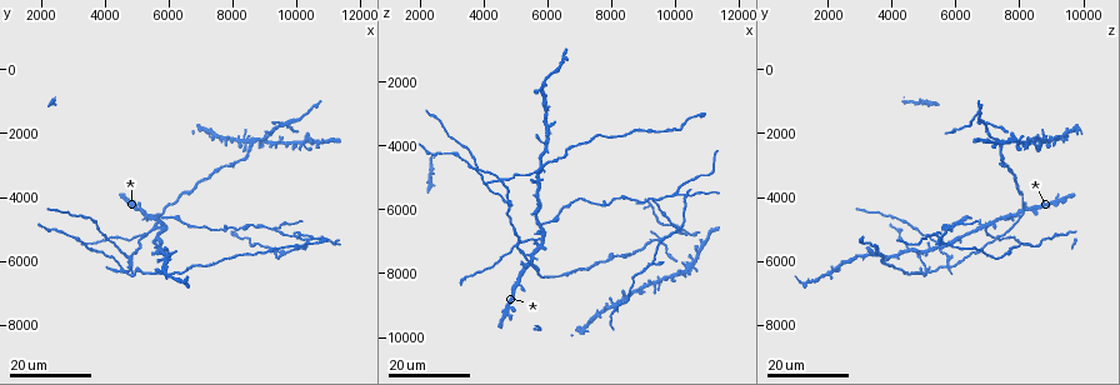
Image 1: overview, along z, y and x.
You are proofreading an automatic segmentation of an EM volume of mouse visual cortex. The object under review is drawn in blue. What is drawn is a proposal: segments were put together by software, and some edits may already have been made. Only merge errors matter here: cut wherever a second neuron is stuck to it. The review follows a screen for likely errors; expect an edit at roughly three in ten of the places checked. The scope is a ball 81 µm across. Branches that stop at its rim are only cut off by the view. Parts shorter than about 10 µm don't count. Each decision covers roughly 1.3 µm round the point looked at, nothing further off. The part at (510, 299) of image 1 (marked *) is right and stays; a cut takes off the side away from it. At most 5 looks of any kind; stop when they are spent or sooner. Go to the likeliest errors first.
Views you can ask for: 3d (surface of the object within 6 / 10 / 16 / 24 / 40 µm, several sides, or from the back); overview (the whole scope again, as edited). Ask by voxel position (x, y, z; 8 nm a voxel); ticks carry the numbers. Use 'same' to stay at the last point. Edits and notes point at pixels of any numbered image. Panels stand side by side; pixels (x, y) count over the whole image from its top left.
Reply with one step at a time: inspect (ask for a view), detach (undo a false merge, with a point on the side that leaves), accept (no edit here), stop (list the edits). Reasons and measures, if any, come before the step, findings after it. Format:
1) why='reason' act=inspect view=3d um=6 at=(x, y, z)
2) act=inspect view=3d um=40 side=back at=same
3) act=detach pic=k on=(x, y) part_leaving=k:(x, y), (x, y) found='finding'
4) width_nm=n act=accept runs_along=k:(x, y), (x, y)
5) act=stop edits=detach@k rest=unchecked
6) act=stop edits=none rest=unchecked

why='a fork' act=inspect view=3d um=16 at=(5600, 4700, 8000)

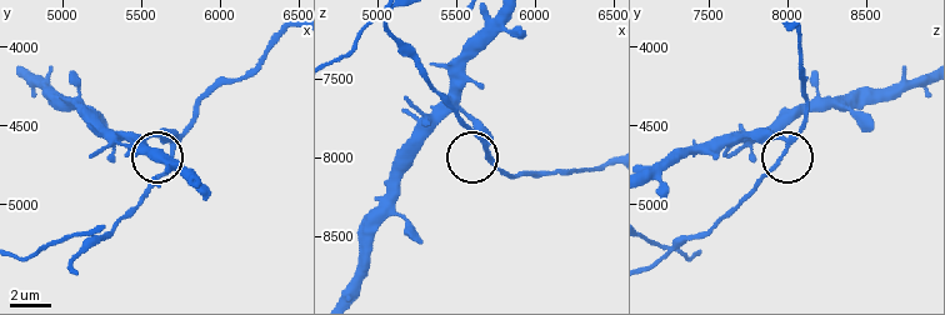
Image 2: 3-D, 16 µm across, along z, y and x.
why='zoom in' act=inspect view=3d um=10 at=(5700, 4620, 8000)

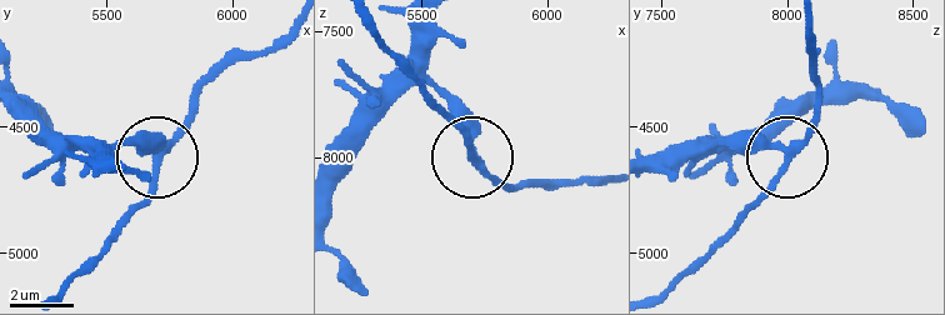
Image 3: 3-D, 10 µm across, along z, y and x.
arms=3 act=detach pic=3 on=(178, 133) found='two neurons meet here'

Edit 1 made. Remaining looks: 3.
act=inspect view=overview

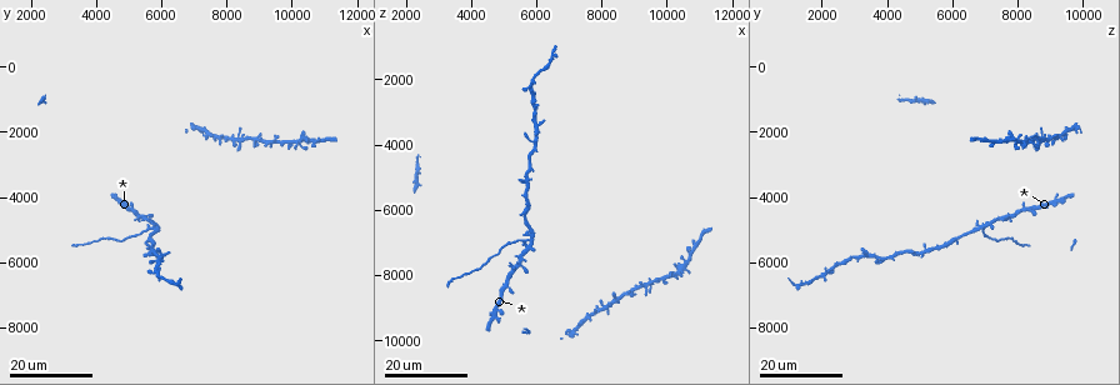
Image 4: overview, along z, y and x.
why='four or more arms meet' act=inspect view=3d um=24 at=(5700, 4900, 6900)

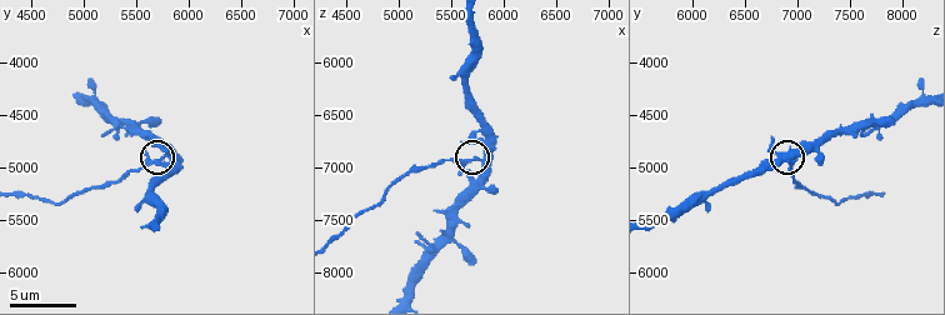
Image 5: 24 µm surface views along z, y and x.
why='zoom in' act=inspect view=3d um=10 at=(5760, 4880, 6920)

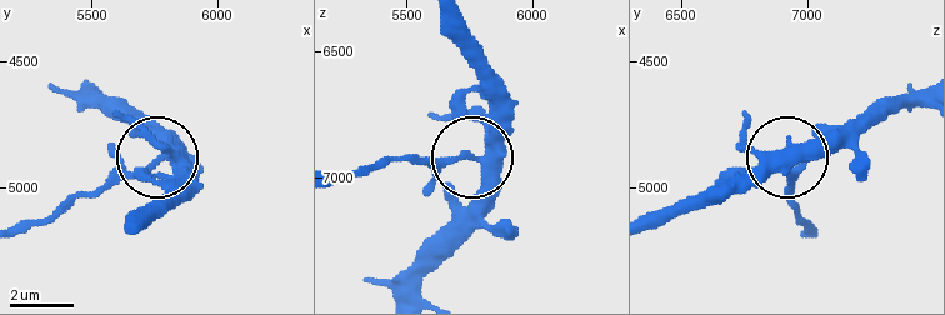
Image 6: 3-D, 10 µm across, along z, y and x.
arms=5 act=detach pic=6 on=(118, 171) part_leaving=6:(158, 158), (23, 223) found='a second neuron is stuck on'

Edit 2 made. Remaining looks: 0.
act=stop edits=detach@3,detach@6 rest=unchecked

